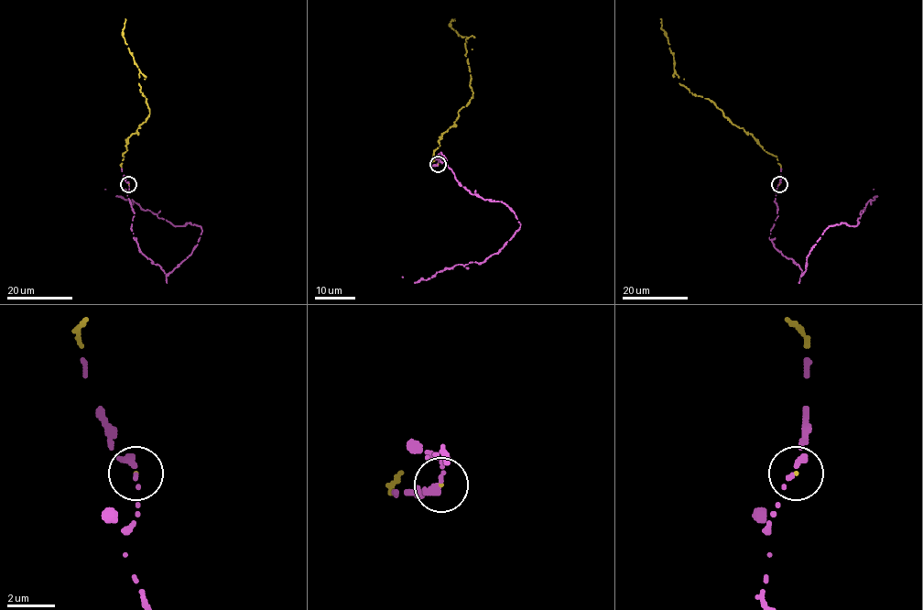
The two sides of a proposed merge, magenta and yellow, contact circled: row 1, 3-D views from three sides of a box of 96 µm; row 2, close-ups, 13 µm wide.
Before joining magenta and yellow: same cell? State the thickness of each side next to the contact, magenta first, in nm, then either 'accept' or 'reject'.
160 nm thick on the magenta side, 50 nm on the other; accept

